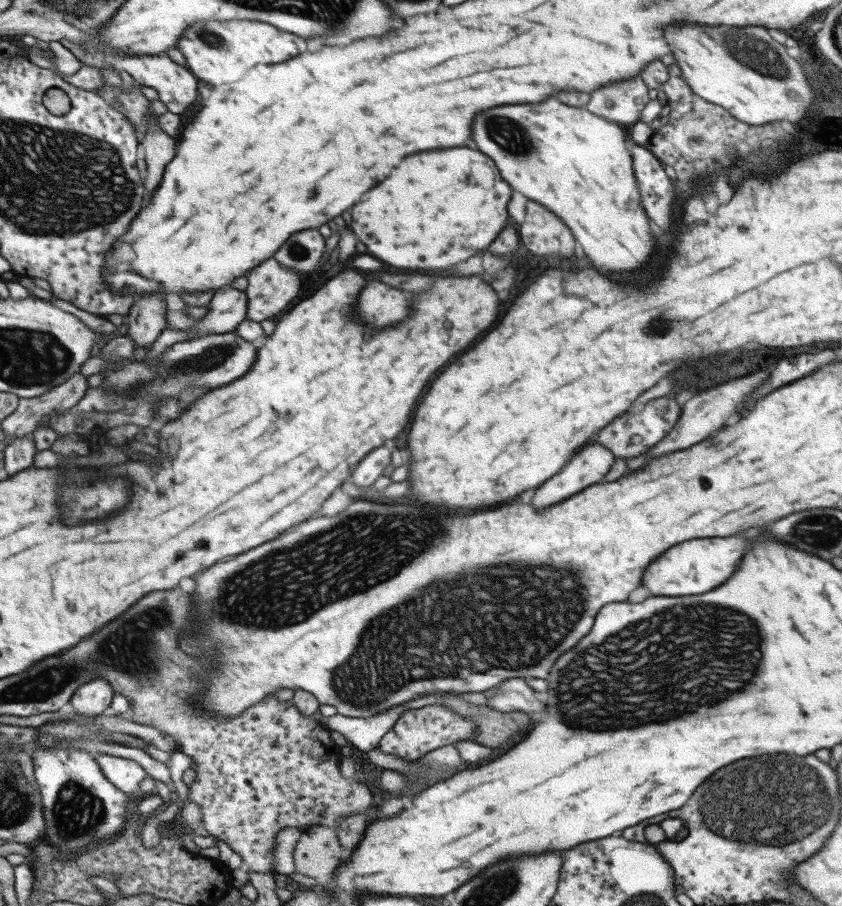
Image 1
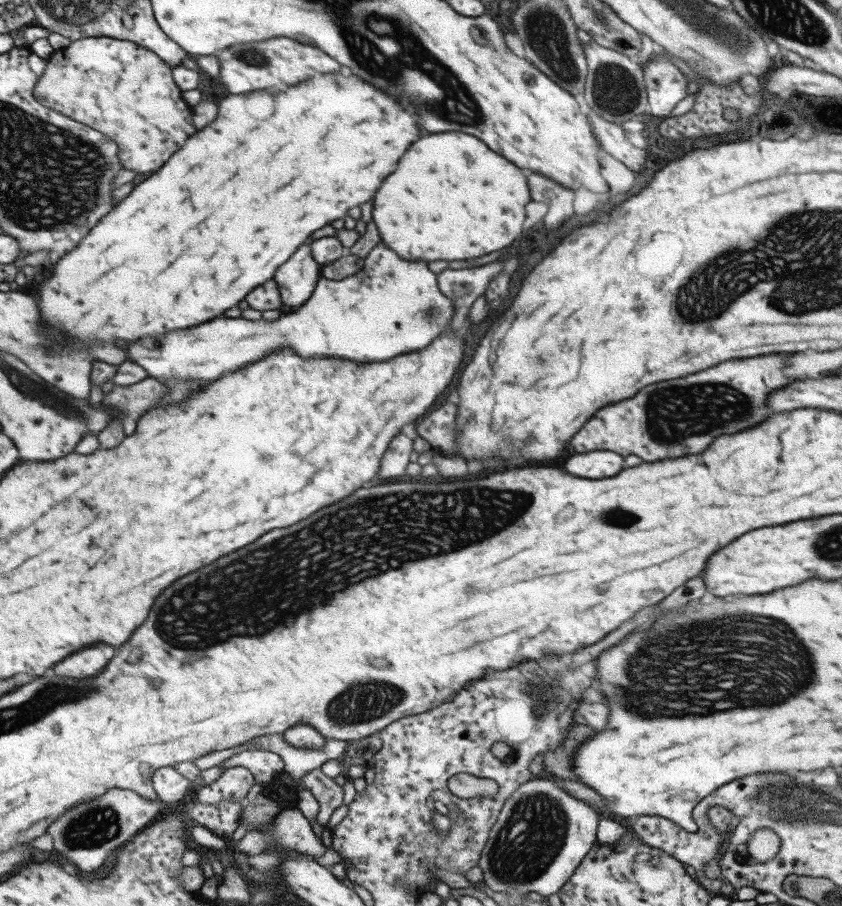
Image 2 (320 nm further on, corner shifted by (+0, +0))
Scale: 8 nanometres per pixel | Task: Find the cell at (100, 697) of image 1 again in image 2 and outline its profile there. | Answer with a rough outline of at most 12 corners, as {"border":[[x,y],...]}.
{"border":[[105,643],[82,648],[53,666],[76,679],[95,676],[116,649]]}

